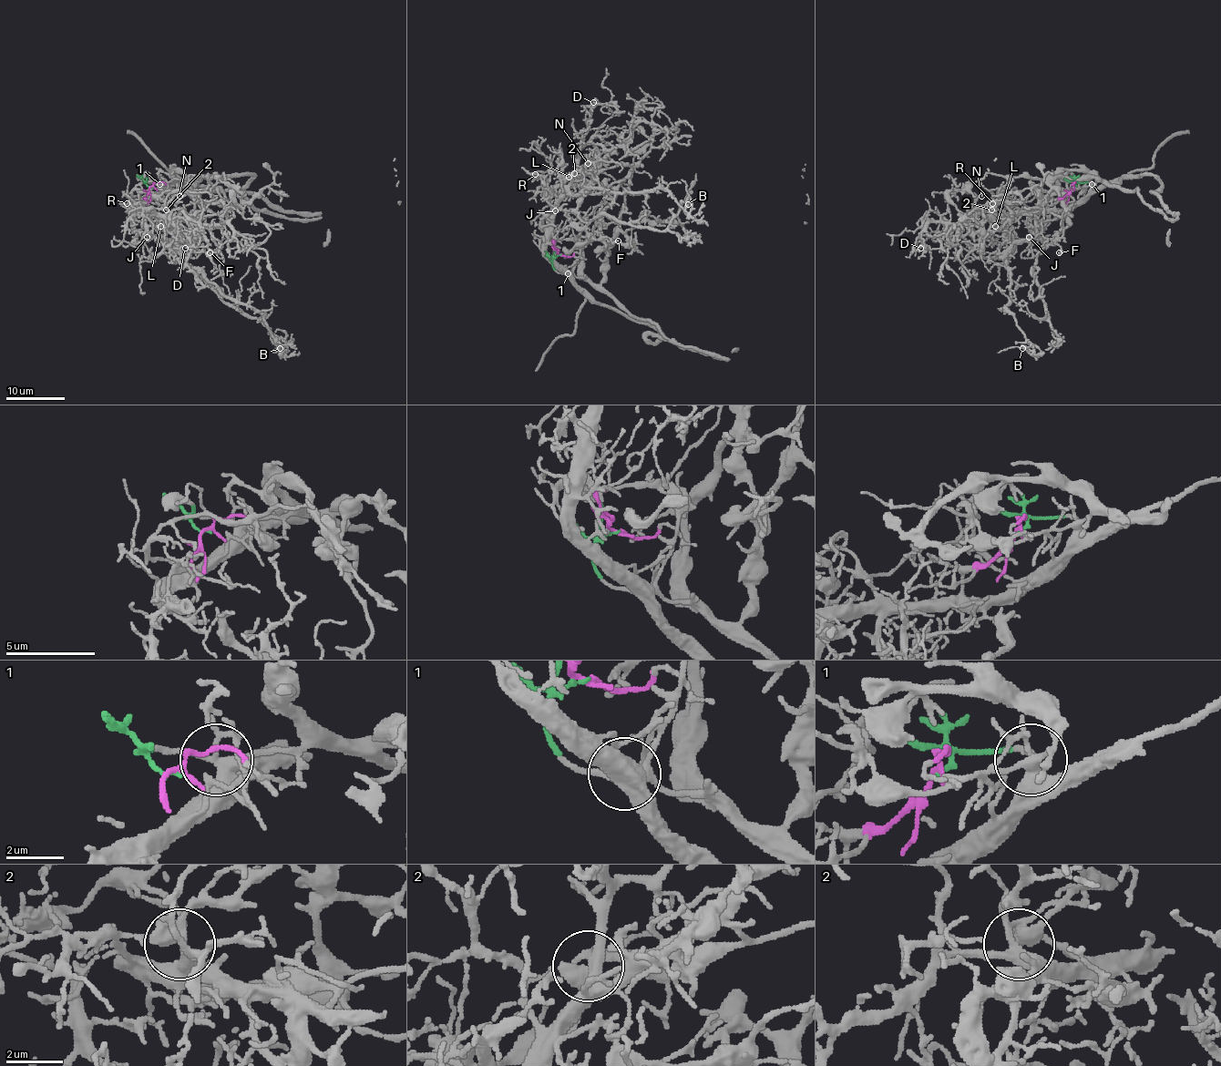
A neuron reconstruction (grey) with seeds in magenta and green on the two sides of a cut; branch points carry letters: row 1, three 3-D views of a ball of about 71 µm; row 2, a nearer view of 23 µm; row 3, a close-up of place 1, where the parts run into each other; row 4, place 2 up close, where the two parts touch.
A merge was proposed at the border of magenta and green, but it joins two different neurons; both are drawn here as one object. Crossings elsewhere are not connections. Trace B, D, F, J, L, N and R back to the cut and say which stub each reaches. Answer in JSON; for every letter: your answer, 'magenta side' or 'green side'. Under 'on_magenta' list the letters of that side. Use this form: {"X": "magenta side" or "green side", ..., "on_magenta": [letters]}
{"B": "magenta side", "D": "magenta side", "F": "green side", "J": "magenta side", "L": "magenta side", "N": "magenta side", "R": "magenta side", "on_magenta": ["B", "D", "J", "L", "N", "R"]}

